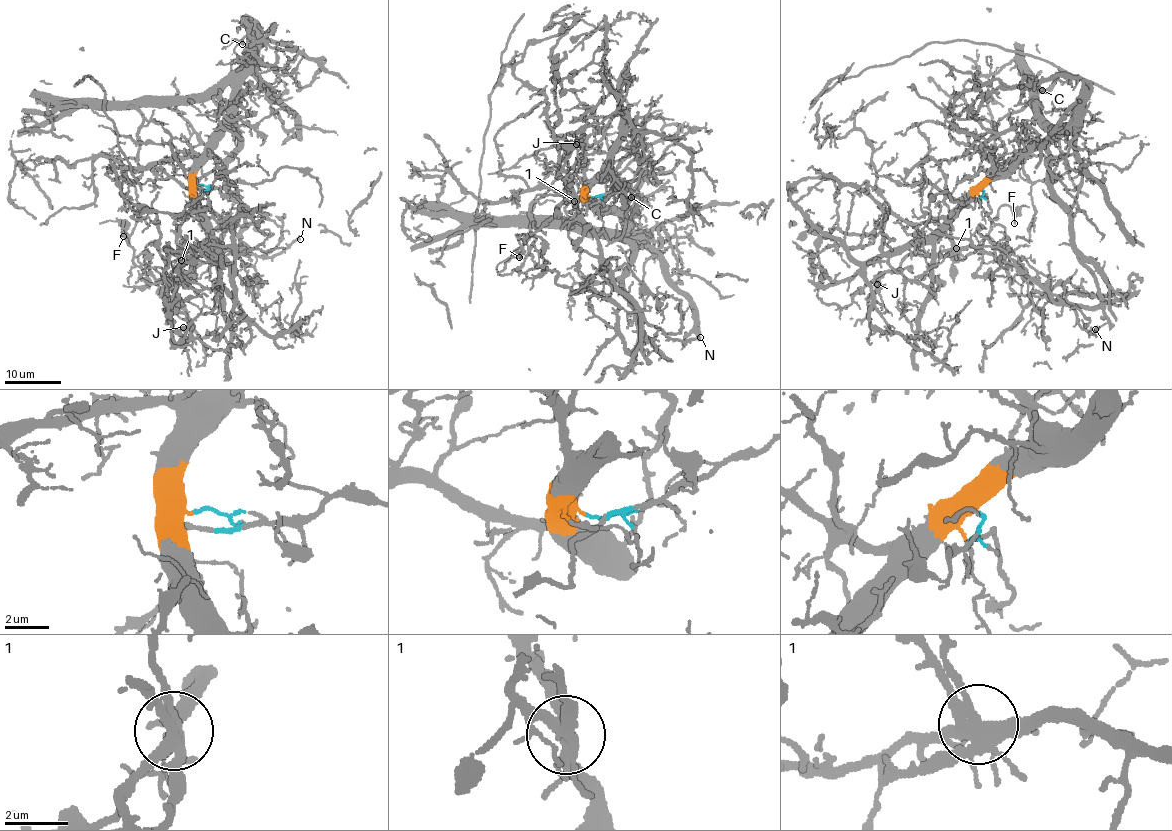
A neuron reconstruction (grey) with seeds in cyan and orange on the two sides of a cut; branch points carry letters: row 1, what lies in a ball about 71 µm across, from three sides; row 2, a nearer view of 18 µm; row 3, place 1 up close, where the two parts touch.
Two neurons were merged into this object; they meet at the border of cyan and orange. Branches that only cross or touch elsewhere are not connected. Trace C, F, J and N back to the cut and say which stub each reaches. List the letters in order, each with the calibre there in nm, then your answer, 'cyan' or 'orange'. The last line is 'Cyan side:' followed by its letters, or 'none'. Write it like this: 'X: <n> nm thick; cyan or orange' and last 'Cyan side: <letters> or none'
C: 110 nm thick; orange
F: 140 nm thick; cyan
J: 110 nm thick; cyan
N: 280 nm thick; cyan
Cyan side: F, J, N

